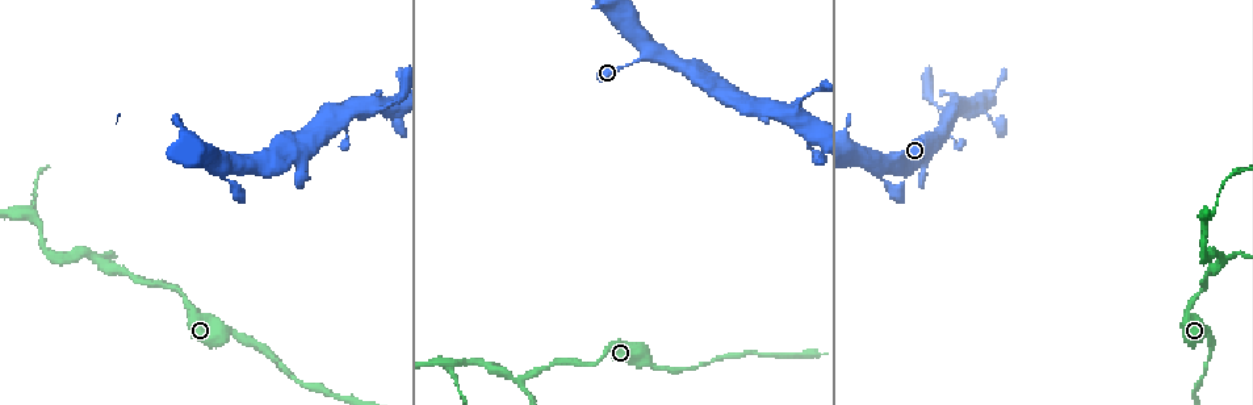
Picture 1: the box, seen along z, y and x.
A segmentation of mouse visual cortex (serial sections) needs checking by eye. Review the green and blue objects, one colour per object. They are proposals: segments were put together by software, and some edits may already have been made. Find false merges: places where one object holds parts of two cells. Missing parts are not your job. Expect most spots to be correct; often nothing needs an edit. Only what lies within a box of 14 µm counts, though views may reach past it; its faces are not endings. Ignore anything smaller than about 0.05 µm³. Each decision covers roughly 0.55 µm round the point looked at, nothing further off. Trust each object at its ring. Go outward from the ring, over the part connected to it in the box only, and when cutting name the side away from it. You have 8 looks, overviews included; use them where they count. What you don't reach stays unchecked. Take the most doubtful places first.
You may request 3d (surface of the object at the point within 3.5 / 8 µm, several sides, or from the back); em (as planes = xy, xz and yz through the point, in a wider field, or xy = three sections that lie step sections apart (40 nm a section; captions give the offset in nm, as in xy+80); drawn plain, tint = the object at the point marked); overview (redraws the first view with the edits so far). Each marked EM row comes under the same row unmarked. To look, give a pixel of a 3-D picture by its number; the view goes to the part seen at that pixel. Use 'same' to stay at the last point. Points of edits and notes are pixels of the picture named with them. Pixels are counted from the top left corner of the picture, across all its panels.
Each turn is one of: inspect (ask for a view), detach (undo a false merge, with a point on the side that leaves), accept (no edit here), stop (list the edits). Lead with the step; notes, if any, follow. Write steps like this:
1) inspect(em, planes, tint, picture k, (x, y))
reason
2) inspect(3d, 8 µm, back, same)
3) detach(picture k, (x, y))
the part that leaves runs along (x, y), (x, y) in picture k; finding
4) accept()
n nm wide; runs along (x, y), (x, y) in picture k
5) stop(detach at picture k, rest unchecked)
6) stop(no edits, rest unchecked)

inspect(3d, 8 µm, picture 1, (99, 261))
sharp bend

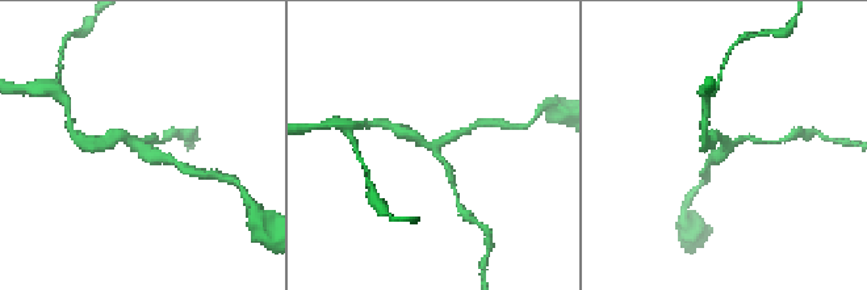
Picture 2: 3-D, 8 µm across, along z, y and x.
inspect(3d, 3.5 µm, picture 2, (724, 146))

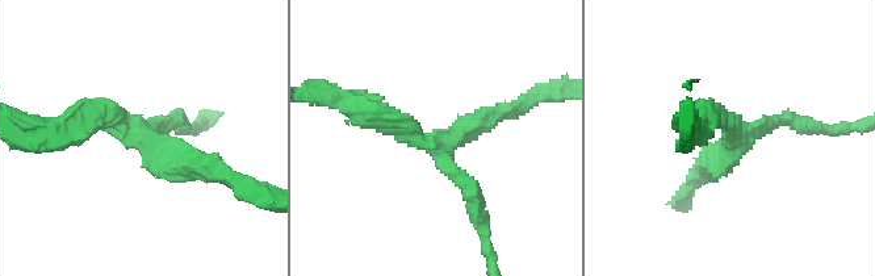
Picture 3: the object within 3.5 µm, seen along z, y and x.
accept()
3 arms; runs along (220, 172), (116, 120), (75, 124) in picture 3; all the same cell

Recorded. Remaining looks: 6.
inspect(em, xy, step 3, tint, picture 1, (31, 215))
three-way junction

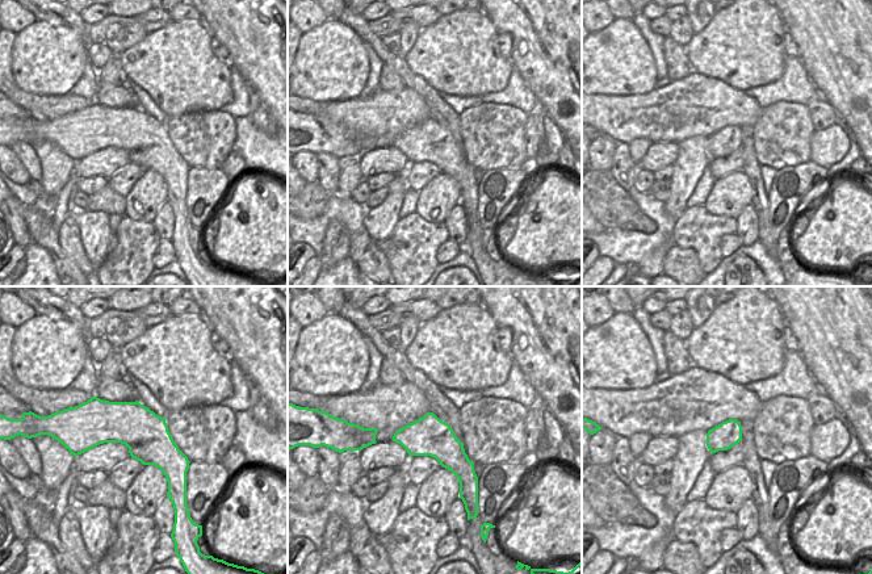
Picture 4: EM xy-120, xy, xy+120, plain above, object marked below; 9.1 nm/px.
inspect(3d, 3.5 µm, same)
wider look

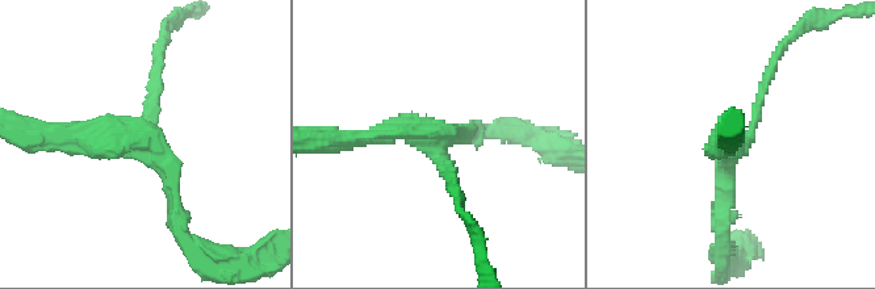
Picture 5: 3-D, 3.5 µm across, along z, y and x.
accept()
3 arms; arms of 100, 200, 250 nm; runs along (179, 218), (142, 142), (62, 137) in picture 5; continuous, no second cell

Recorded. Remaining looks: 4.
inspect(3d, 3.5 µm, picture 1, (647, 54))
thin neck

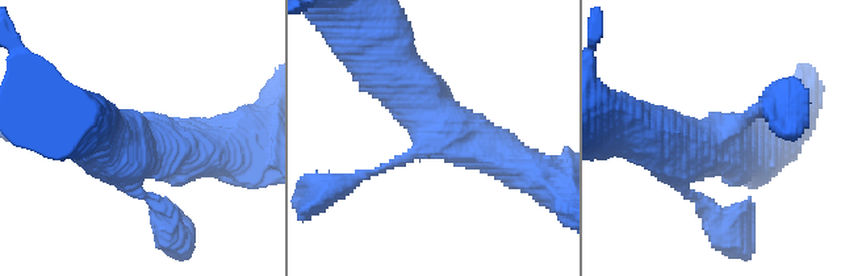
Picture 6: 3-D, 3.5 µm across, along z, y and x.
inspect(em, xy, step 2, tint, picture 6, (724, 136))
4 arms; arms of 100, 400, 500, 700 nm; need the tissue

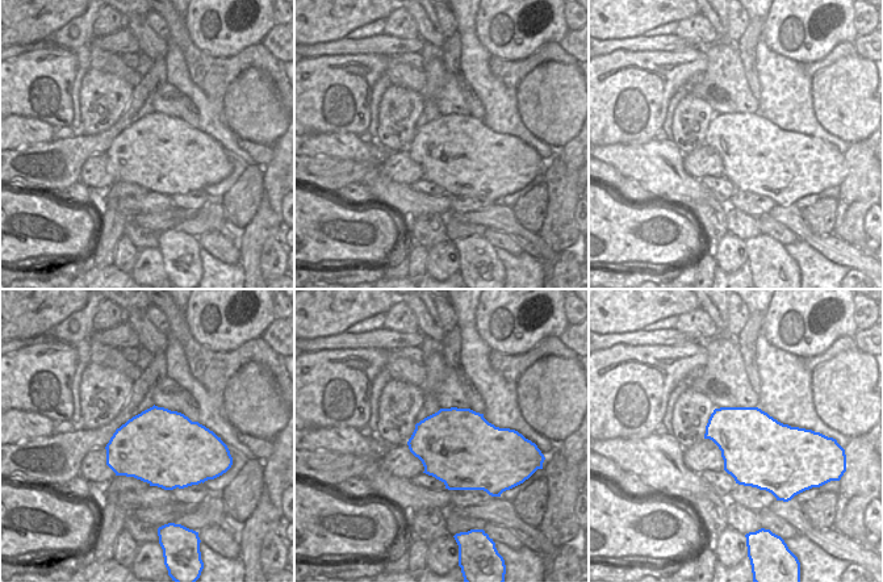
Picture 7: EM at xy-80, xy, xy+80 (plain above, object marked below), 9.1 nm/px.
accept()
700 nm wide; runs along (72, 105), (166, 150), (222, 150) in picture 6; one cell here

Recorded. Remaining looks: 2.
stop(no edits, rest unchecked)

